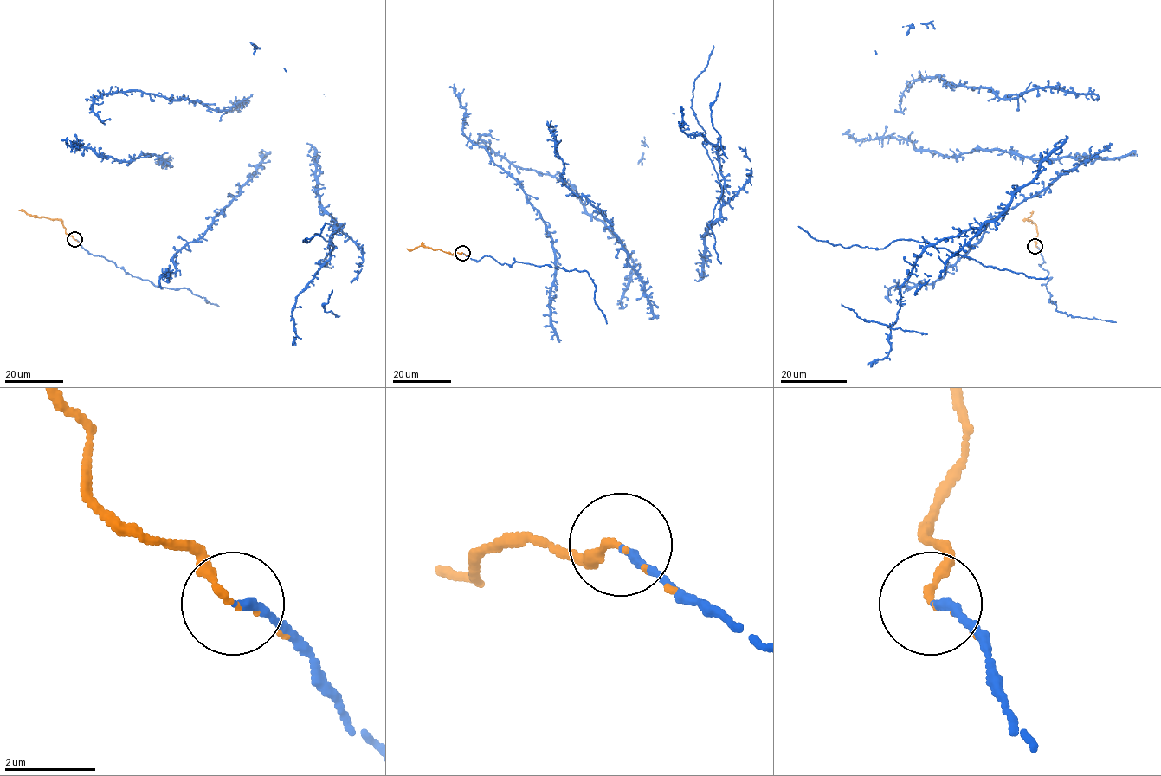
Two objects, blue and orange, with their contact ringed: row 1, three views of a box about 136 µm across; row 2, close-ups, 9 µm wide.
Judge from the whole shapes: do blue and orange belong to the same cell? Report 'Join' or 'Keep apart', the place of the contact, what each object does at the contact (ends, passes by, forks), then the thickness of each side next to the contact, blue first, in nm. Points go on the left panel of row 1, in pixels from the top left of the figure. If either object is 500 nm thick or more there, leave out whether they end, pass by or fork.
Join. Place: (74, 239). At the ring blue ends. At the ring orange passes by. Thickness 160 nm (blue) against 120 nm

